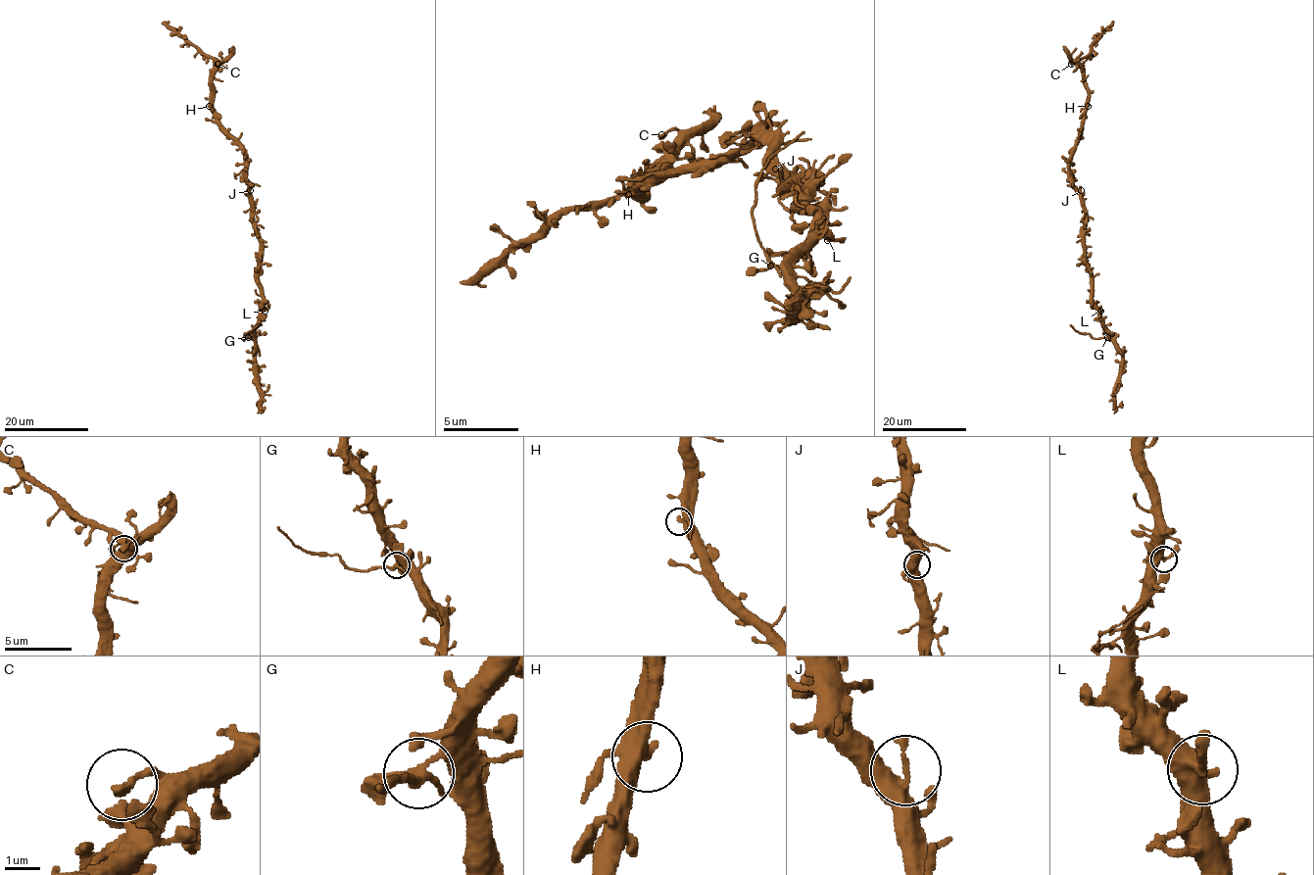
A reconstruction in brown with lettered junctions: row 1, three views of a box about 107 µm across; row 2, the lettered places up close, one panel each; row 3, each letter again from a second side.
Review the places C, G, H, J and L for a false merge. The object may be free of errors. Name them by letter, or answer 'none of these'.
G

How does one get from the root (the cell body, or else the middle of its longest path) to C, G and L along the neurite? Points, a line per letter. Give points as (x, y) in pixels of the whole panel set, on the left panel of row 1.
C: (252, 197), (245, 177), (243, 148), (222, 126), (213, 106), (212, 77), (218, 64)
G: (252, 197), (253, 227), (260, 243), (258, 284), (261, 313), (257, 327), (249, 336)
L: (252, 197), (253, 227), (260, 243), (258, 284), (265, 311)

